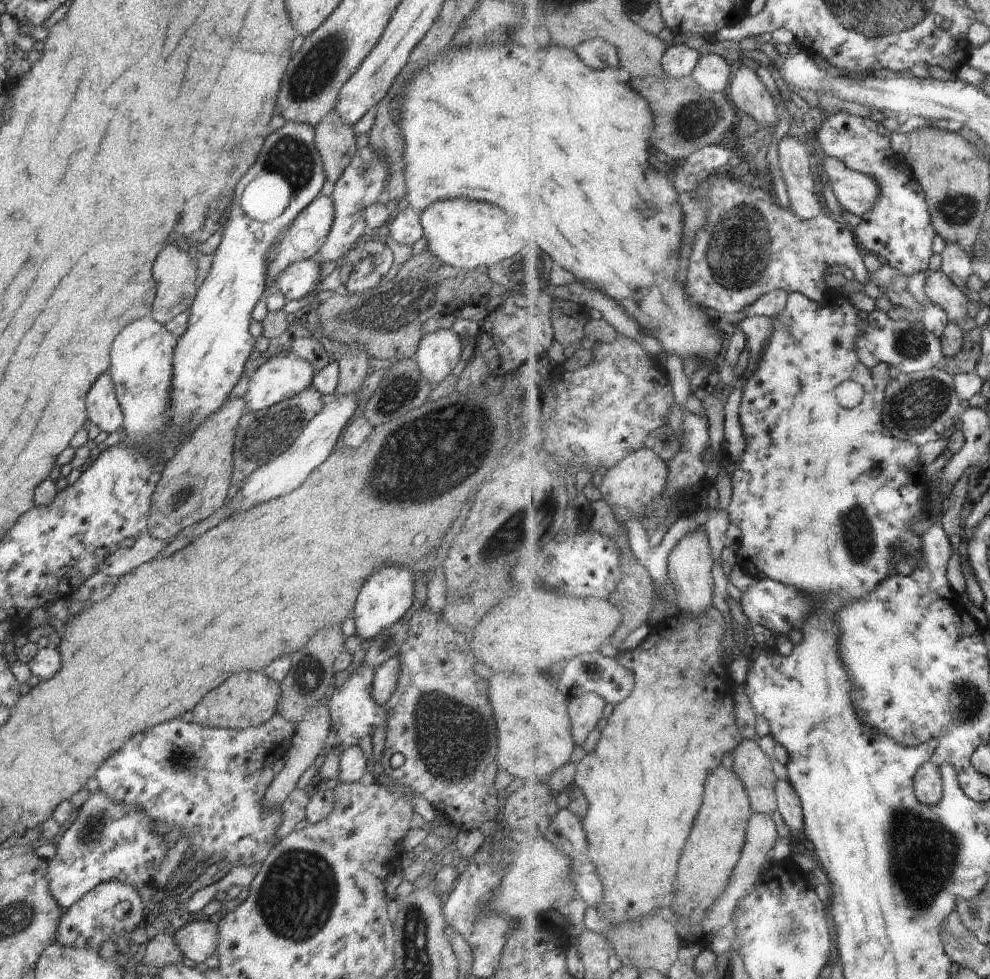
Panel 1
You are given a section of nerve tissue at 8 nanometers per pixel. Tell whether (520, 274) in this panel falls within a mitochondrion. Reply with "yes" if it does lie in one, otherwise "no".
yes

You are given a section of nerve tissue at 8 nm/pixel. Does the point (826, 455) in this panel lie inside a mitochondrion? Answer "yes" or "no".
no

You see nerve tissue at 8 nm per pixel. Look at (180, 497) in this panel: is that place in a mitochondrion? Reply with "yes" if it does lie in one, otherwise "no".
yes

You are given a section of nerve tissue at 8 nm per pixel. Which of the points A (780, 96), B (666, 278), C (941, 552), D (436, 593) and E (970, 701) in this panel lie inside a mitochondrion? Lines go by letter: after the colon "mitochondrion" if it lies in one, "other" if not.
A: other
B: other
C: other
D: other
E: mitochondrion

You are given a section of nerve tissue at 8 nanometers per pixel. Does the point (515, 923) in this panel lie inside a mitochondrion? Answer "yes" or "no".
no

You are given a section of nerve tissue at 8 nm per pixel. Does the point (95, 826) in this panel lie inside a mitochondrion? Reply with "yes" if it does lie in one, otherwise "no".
yes

